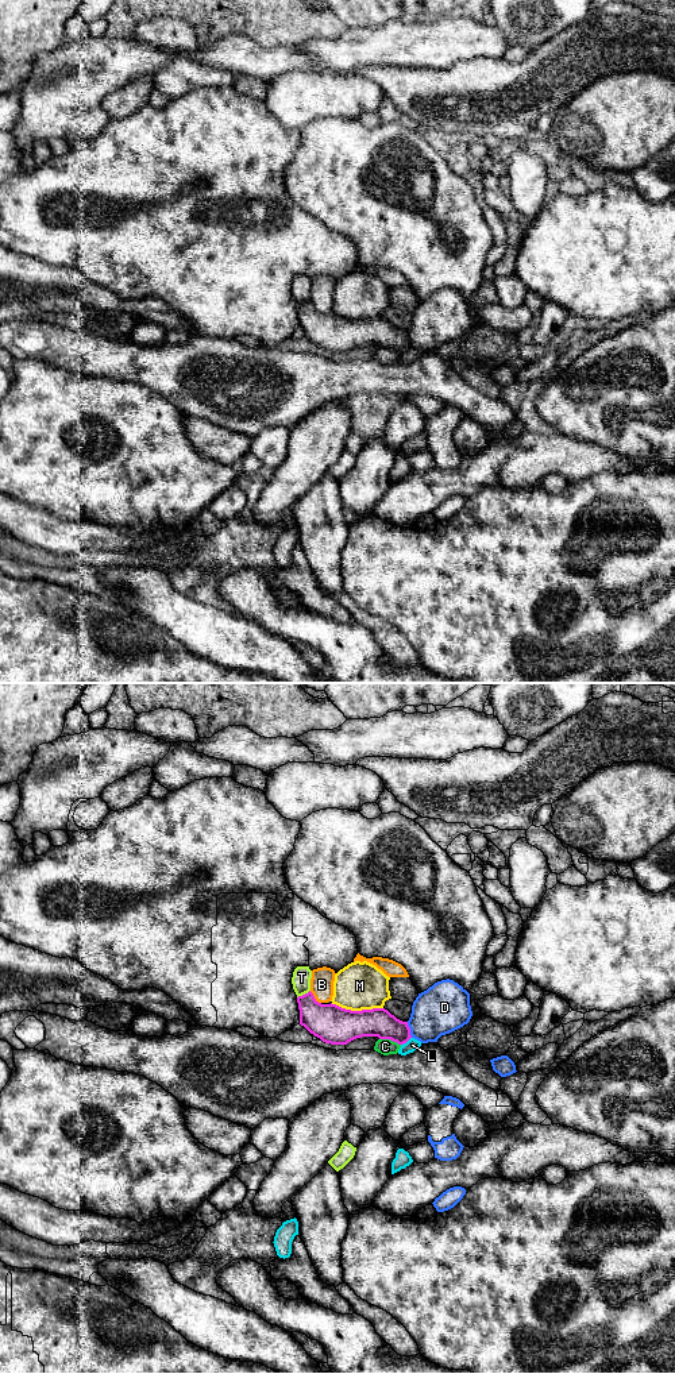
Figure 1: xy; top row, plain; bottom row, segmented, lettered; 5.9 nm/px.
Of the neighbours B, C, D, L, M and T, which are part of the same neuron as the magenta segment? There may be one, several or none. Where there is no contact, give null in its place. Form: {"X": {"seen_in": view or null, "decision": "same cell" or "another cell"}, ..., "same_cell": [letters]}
{"B": {"seen_in": "xy", "decision": "another cell"}, "C": {"seen_in": "xy", "decision": "another cell"}, "D": {"seen_in": "xy", "decision": "another cell"}, "L": {"seen_in": "xy", "decision": "another cell"}, "M": {"seen_in": "xy", "decision": "another cell"}, "T": {"seen_in": "xy", "decision": "another cell"}, "same_cell": []}

